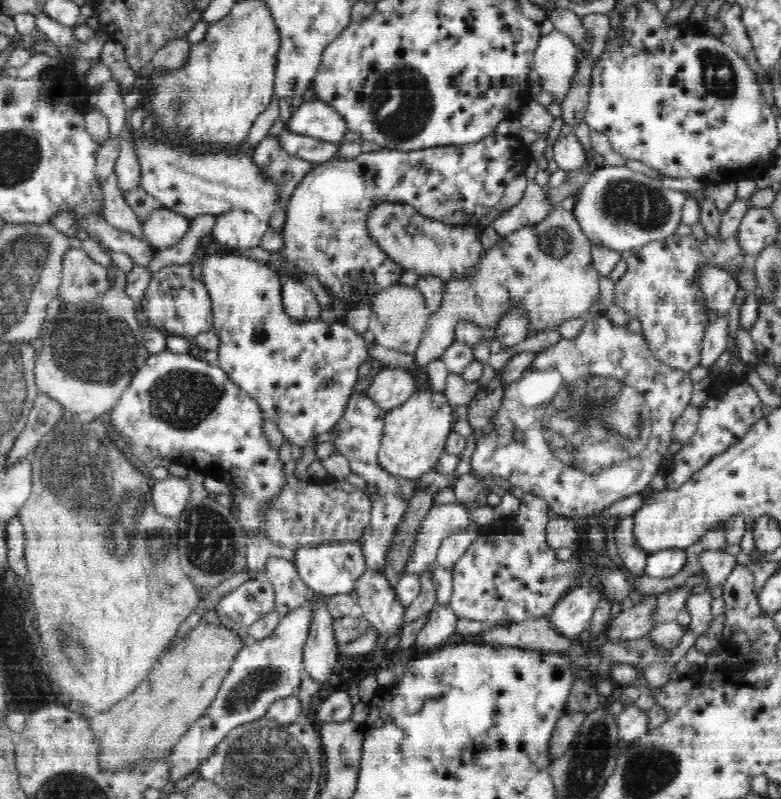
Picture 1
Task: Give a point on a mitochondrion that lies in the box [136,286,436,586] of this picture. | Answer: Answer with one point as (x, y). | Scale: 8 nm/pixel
(181, 399)

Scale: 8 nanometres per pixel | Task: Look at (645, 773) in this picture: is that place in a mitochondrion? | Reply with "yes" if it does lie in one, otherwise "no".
yes

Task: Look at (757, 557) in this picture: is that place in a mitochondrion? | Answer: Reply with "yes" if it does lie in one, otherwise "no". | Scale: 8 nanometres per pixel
no

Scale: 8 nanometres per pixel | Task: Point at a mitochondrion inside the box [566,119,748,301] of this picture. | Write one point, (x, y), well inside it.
(624, 201)

